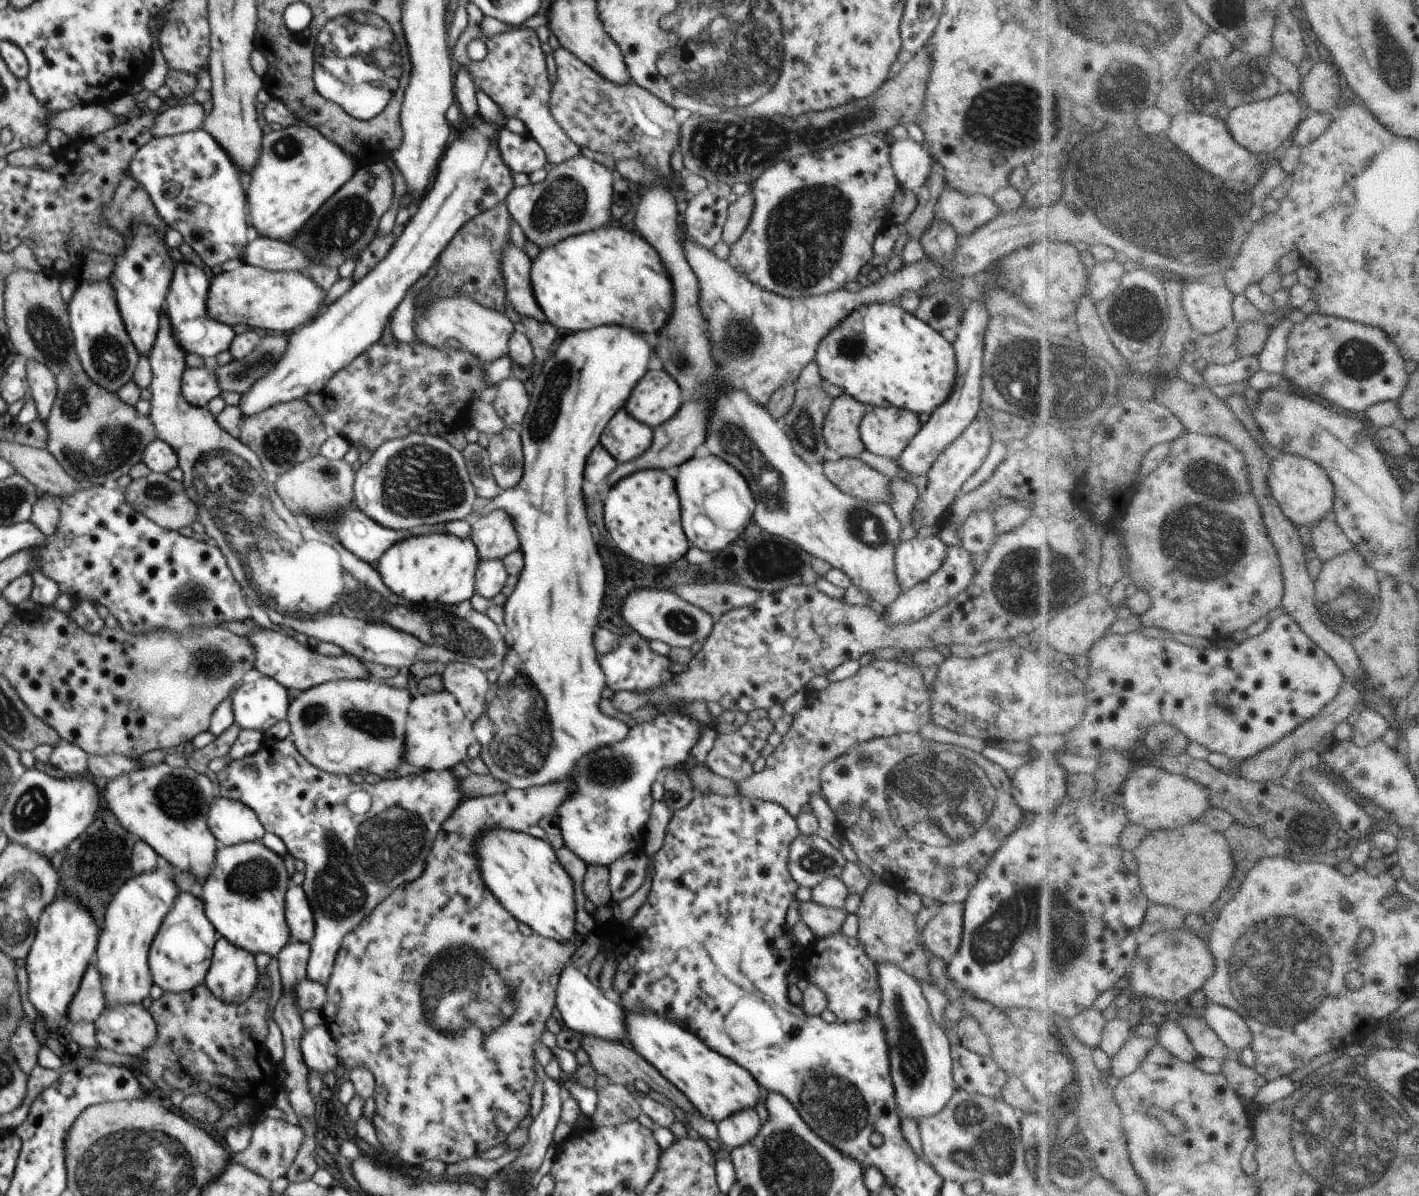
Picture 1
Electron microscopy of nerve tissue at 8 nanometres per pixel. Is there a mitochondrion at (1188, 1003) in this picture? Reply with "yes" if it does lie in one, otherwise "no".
no

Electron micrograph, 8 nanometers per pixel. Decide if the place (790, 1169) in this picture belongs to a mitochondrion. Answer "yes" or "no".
yes

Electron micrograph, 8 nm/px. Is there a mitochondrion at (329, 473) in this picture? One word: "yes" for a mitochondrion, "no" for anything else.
yes

